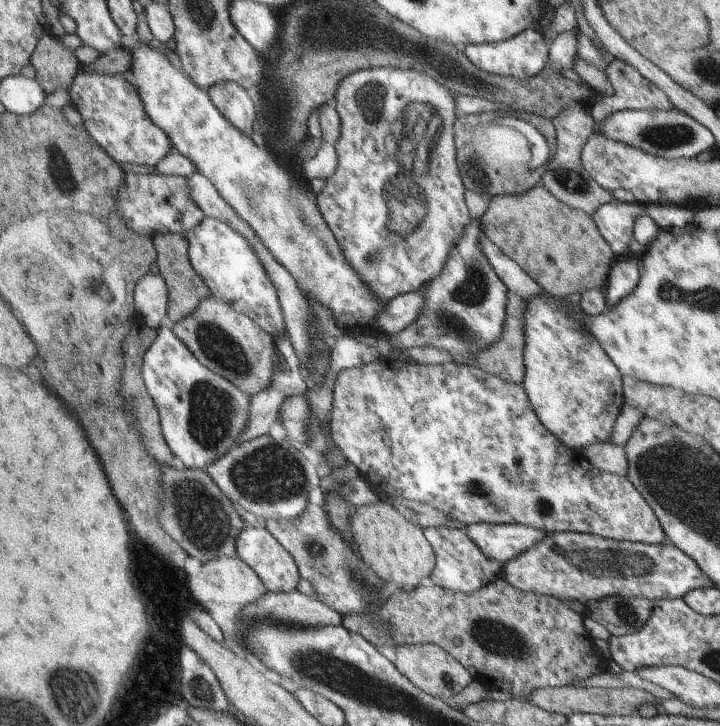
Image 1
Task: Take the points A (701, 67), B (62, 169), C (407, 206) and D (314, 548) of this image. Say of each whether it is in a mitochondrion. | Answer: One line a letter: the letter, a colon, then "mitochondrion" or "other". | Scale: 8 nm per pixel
A: mitochondrion
B: mitochondrion
C: mitochondrion
D: mitochondrion

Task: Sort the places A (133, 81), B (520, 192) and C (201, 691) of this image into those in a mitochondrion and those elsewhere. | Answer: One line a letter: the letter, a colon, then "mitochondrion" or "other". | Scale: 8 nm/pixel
A: other
B: other
C: mitochondrion

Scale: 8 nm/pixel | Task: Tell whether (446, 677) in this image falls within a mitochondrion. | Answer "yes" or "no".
yes

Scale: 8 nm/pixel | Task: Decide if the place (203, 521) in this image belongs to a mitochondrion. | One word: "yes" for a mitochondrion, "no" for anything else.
yes

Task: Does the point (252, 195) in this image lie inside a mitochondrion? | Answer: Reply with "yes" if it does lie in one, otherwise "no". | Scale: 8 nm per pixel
yes

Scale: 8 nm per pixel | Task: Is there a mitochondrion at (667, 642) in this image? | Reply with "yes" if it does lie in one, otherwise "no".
no

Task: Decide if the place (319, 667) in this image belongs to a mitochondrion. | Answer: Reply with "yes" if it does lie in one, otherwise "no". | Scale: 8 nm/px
yes

